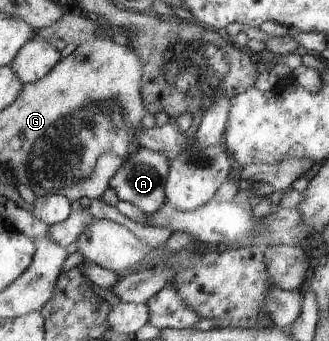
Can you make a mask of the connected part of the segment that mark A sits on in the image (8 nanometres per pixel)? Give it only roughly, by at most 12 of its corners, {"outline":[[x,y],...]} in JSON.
{"outline":[[137,146],[109,182],[146,215],[166,202],[169,158]]}

